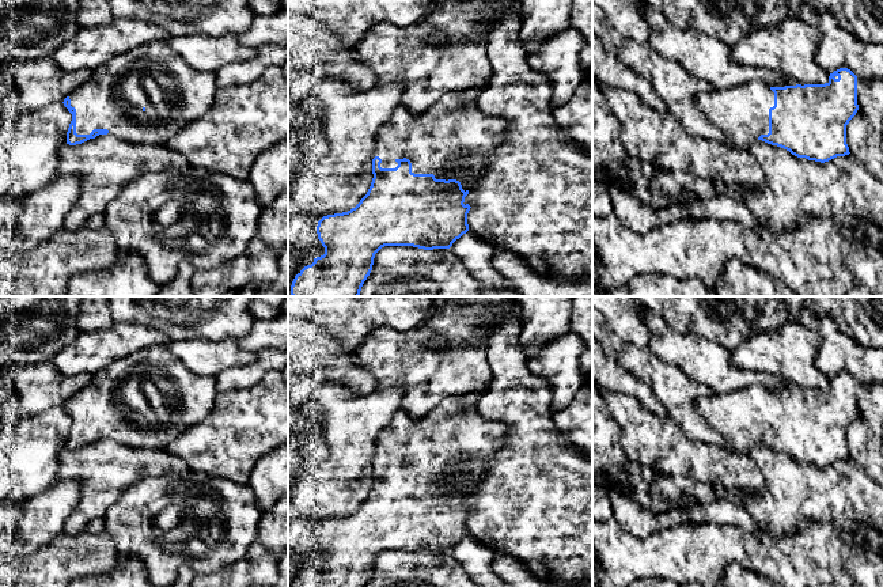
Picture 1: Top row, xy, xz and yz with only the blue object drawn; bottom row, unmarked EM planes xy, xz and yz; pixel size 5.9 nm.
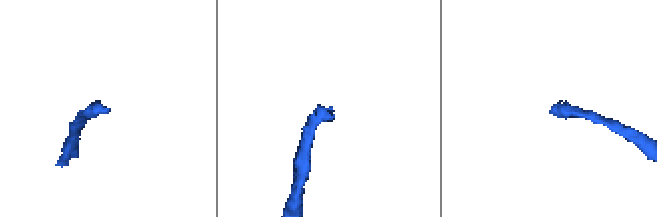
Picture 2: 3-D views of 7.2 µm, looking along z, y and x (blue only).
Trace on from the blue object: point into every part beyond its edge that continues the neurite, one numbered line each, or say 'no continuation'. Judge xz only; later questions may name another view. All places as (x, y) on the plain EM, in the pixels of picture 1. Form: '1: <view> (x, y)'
1: xz (451, 445)

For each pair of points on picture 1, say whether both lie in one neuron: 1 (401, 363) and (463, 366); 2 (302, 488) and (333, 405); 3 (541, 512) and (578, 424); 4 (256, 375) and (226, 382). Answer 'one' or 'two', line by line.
1: one
2: one
3: two
4: one

